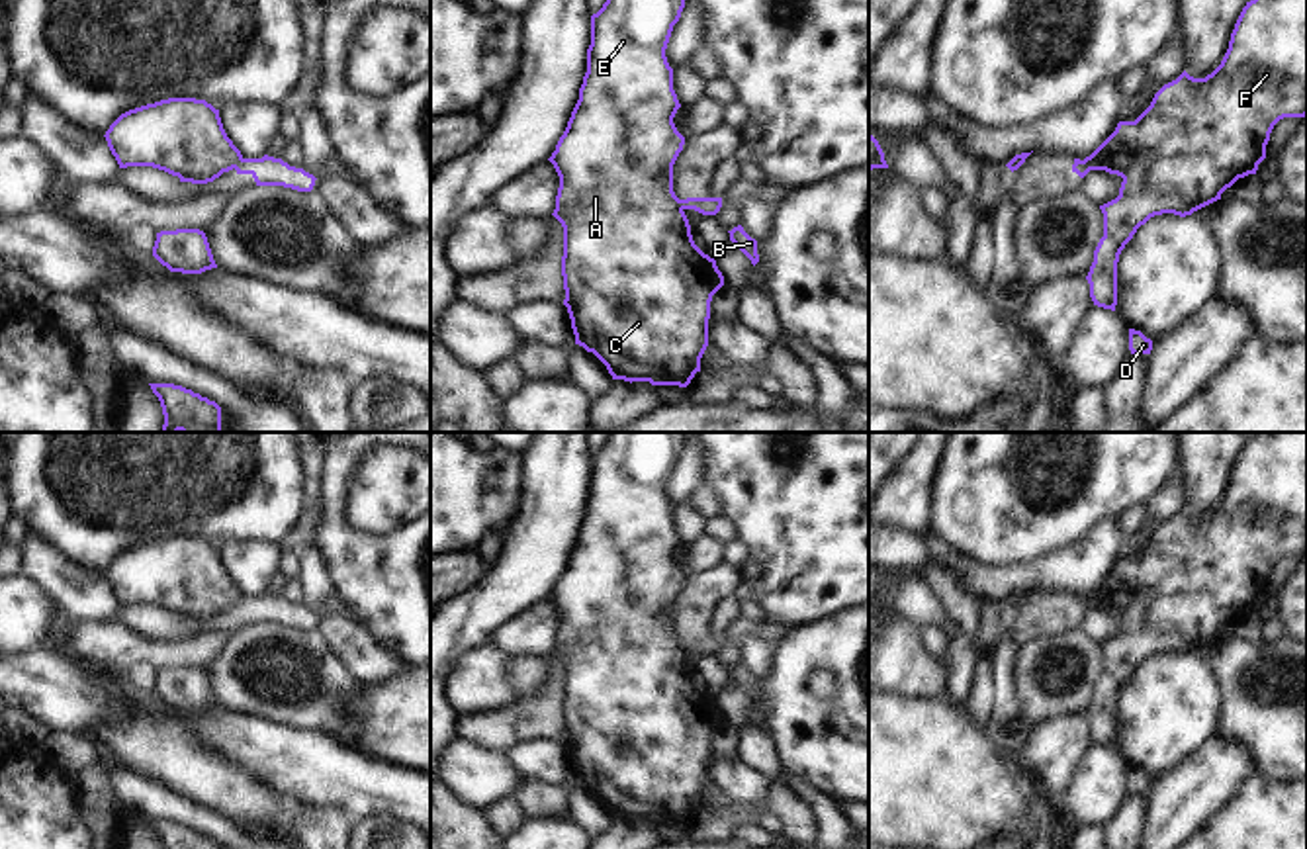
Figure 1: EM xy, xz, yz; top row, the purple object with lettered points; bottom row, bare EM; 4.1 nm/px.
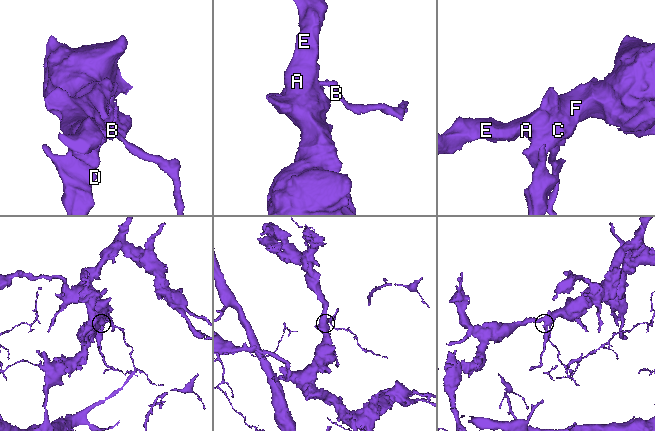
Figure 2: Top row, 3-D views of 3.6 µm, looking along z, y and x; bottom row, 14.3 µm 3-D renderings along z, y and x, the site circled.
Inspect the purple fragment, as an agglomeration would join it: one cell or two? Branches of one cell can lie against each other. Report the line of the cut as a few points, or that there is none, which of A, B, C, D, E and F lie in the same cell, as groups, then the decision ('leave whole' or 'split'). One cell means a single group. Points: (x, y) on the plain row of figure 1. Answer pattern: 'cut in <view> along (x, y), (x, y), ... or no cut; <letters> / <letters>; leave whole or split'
cut in xy along (243, 597), (235, 607); A C D E F / B; split

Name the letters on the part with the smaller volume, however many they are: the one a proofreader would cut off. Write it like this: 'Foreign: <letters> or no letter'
Foreign: B

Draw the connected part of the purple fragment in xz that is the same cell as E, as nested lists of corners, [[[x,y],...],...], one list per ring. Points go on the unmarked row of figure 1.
[[[610,432],[591,454],[591,483],[579,538],[556,589],[548,597],[558,614],[554,655],[563,665],[562,714],[575,782],[593,790],[612,818],[687,826],[708,784],[712,734],[724,724],[716,698],[693,679],[681,638],[673,630],[673,603],[685,575],[673,556],[681,546],[665,487],[689,432]]]

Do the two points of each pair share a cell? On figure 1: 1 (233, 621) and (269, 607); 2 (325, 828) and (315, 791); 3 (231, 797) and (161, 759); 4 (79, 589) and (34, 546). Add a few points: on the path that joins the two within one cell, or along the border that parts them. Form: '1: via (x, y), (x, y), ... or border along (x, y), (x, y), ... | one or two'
1: via (241, 617), (261, 609) | one
2: border along (308, 806), (337, 808), (353, 824) | two
3: via (214, 783), (179, 759) | one
4: via (67, 580), (45, 558) | one

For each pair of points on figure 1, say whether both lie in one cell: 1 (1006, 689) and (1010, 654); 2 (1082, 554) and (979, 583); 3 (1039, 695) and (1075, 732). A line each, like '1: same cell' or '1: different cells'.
1: same cell
2: same cell
3: different cells

